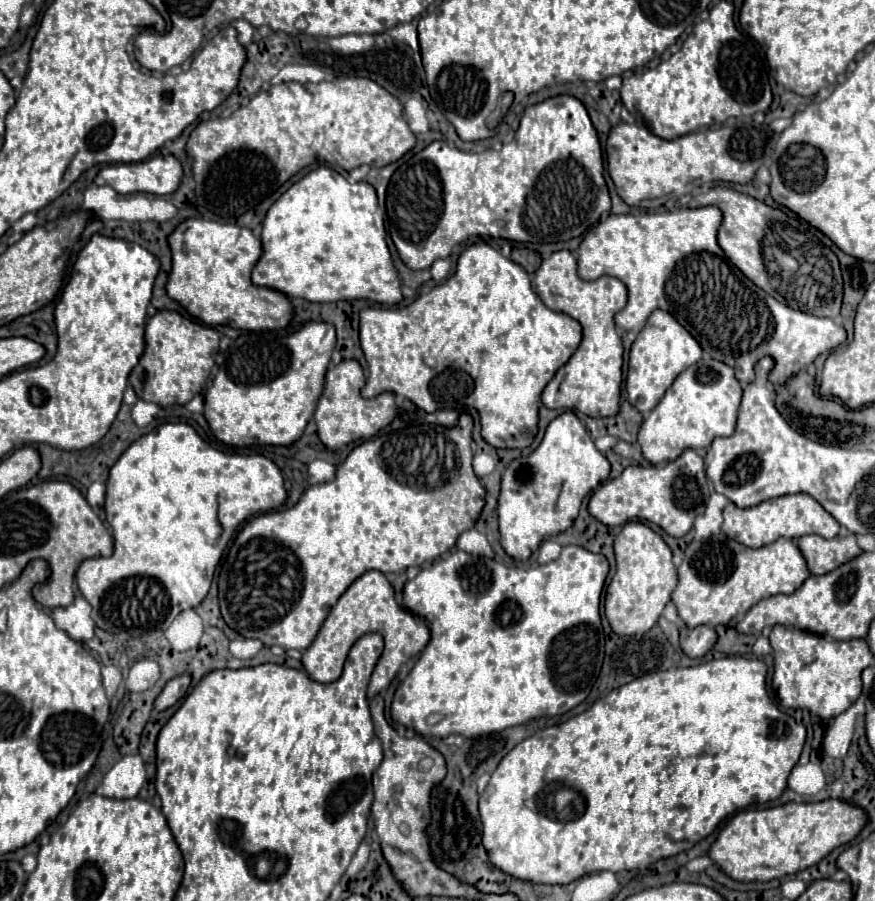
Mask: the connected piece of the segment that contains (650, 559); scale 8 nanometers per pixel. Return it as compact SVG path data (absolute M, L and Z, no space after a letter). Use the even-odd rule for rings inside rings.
M627 522L615 538L617 570L605 592L605 616L619 636L647 632L661 616L677 586L677 570L665 540L643 522Z

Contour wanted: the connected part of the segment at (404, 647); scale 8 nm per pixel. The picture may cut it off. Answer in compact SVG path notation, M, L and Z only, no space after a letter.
M369 570L363 576L359 576L345 592L343 596L337 600L337 604L331 608L327 620L323 622L319 634L315 636L313 644L303 652L303 668L309 674L311 680L321 682L321 684L329 684L337 680L337 668L335 668L335 658L347 656L349 648L353 646L353 640L357 640L359 636L367 634L367 632L381 632L383 640L385 640L385 648L383 654L377 662L377 666L371 675L367 688L367 697L373 698L375 694L379 694L381 690L385 690L389 686L389 682L395 678L397 670L401 668L401 664L405 664L411 656L417 656L423 646L427 646L429 642L429 626L423 618L411 614L409 610L401 608L395 598L393 598L393 588L387 582L383 572L377 570Z

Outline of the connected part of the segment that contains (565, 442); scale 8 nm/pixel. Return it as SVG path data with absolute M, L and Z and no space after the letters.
M573 412L557 416L541 444L529 456L513 460L501 478L497 512L503 550L515 560L527 560L545 536L559 534L575 522L583 498L607 480L609 472L609 460L595 448L579 418Z

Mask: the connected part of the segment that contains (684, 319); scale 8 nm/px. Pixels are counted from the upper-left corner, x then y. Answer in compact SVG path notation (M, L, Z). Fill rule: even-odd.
M717 206L703 208L681 208L663 214L645 216L609 216L605 222L591 228L577 249L577 272L583 280L595 280L603 274L619 278L629 290L627 306L615 314L615 324L623 330L639 332L649 314L657 308L667 310L707 352L711 358L725 362L727 366L737 366L737 346L739 346L739 376L741 384L755 380L755 362L763 356L771 356L775 366L771 370L771 382L781 386L795 372L807 368L819 354L837 348L845 338L845 328L831 318L819 318L801 310L793 310L765 290L749 282L739 268L735 268L725 252L717 244L717 228L721 224L721 210Z

